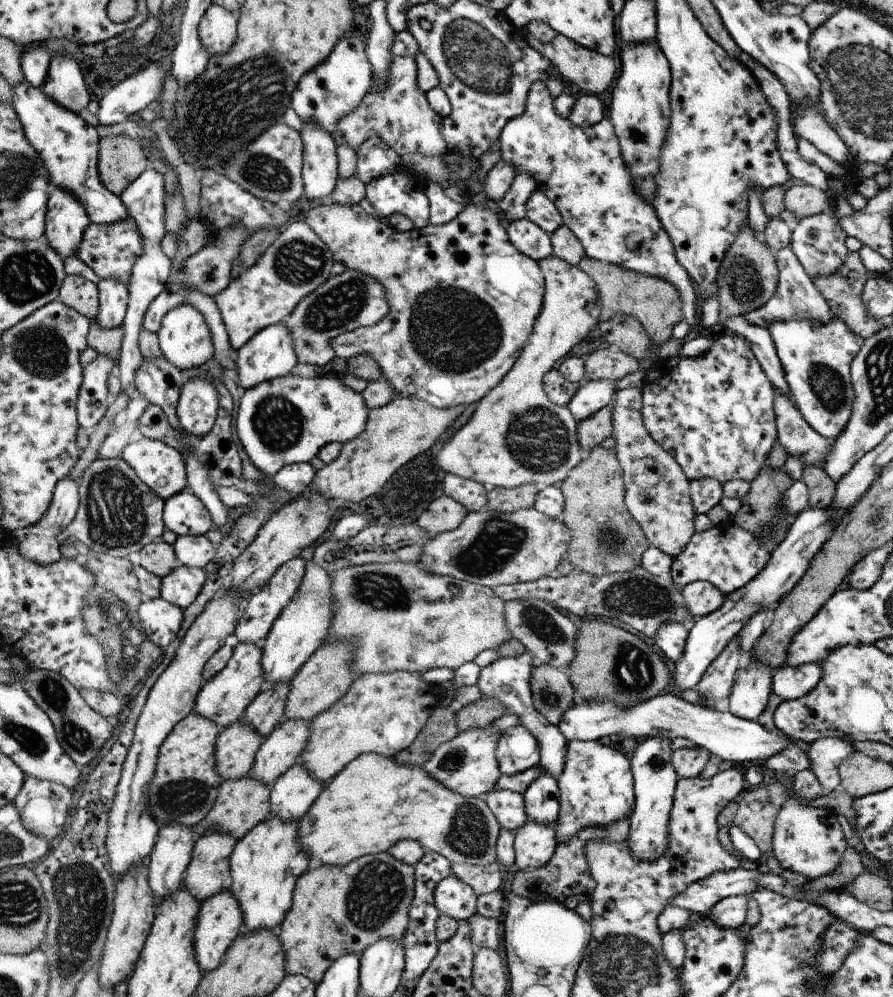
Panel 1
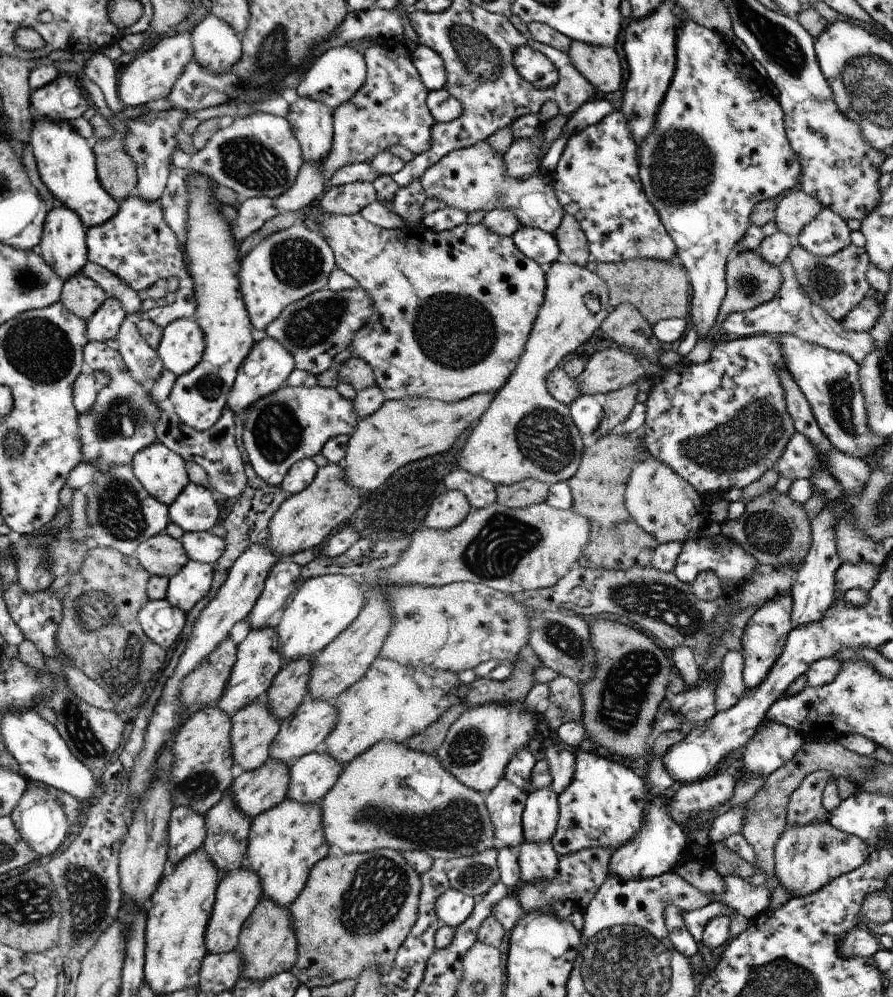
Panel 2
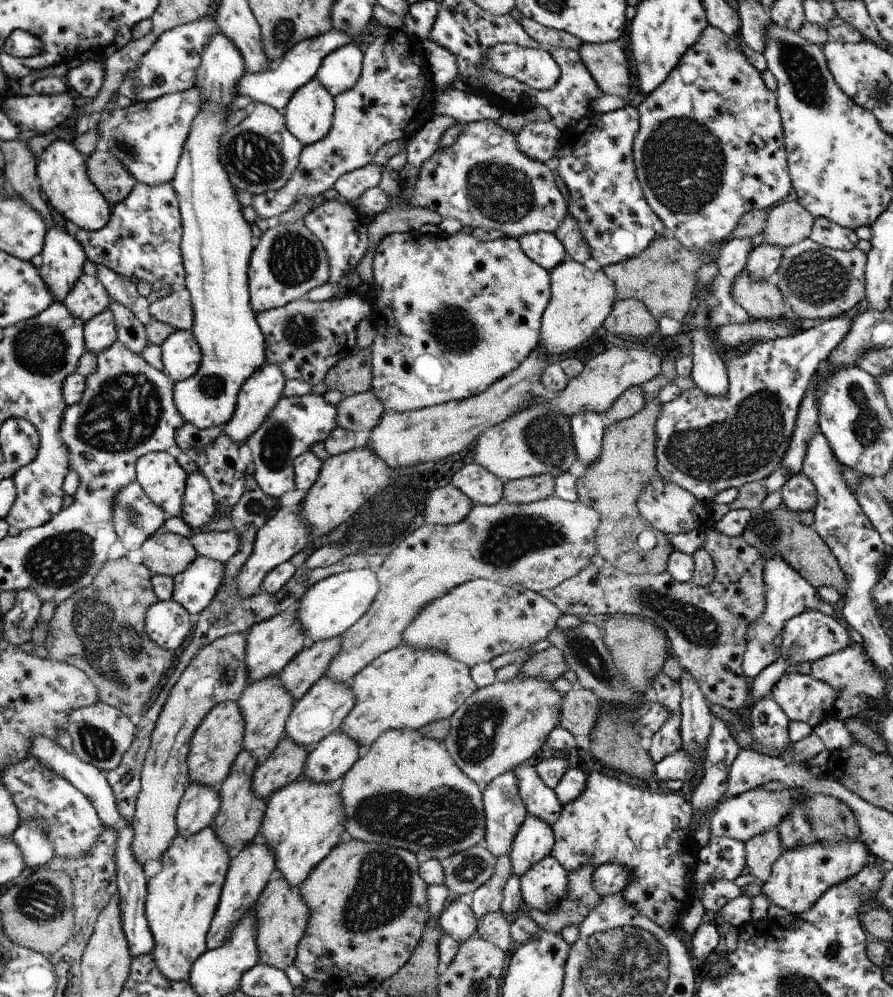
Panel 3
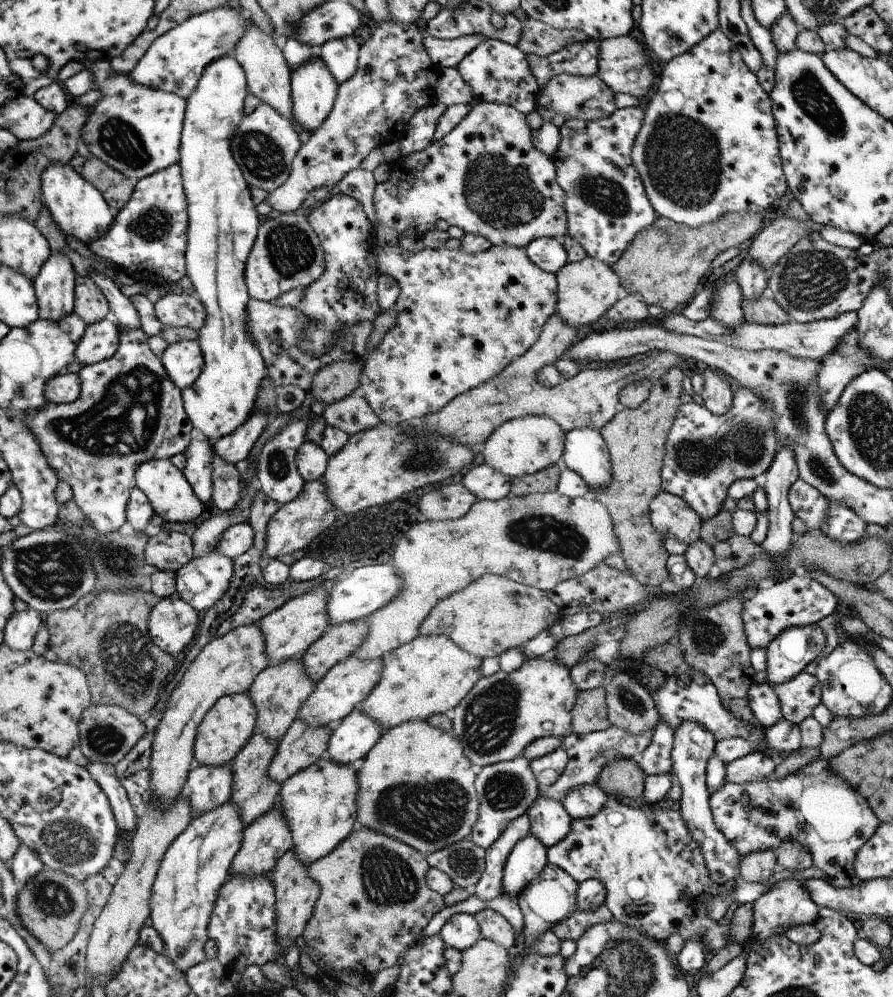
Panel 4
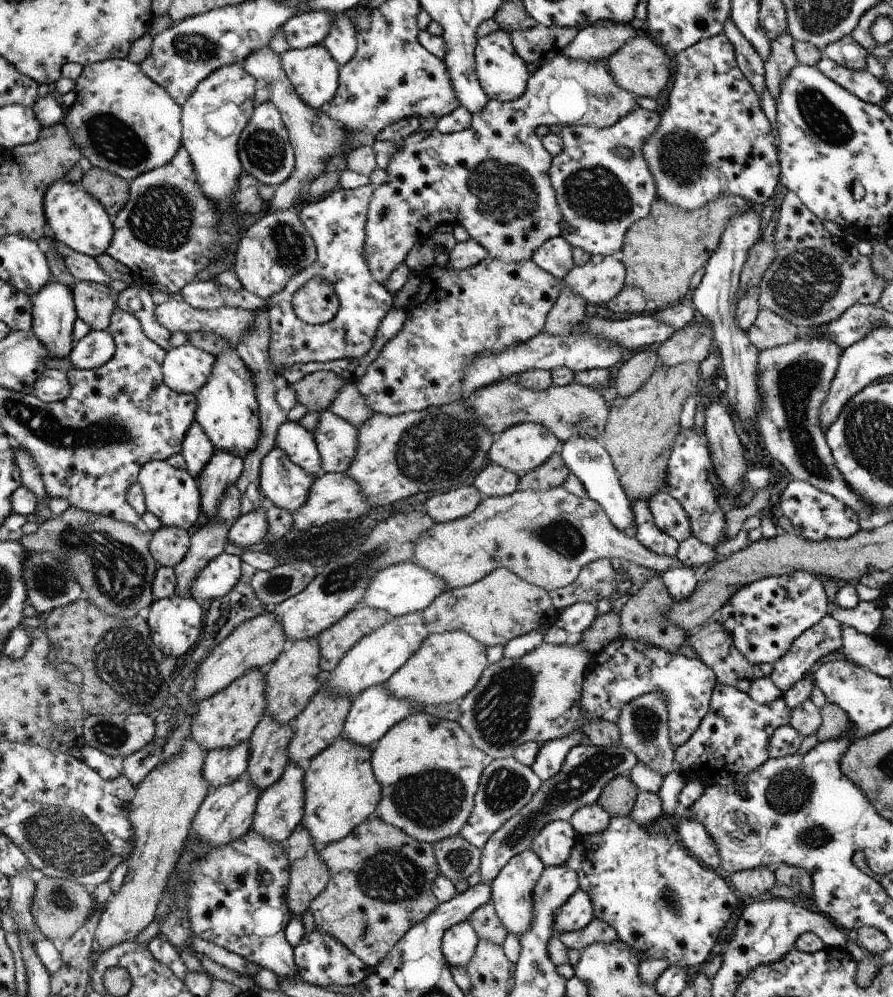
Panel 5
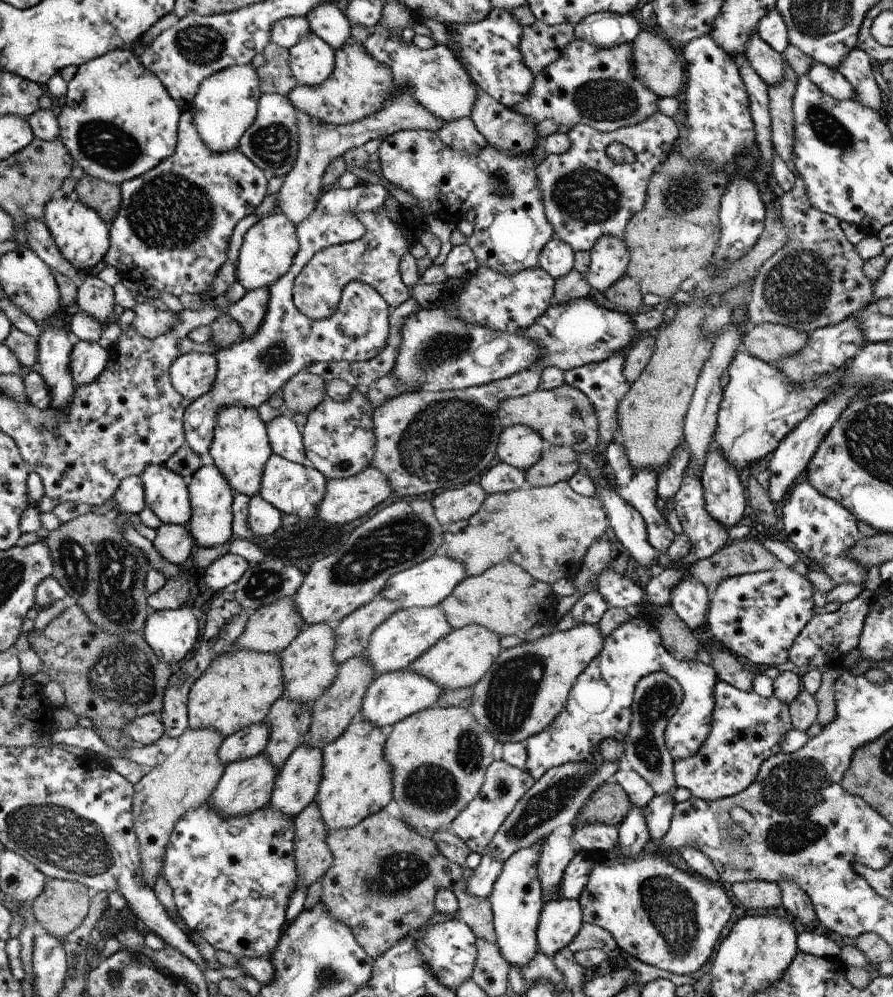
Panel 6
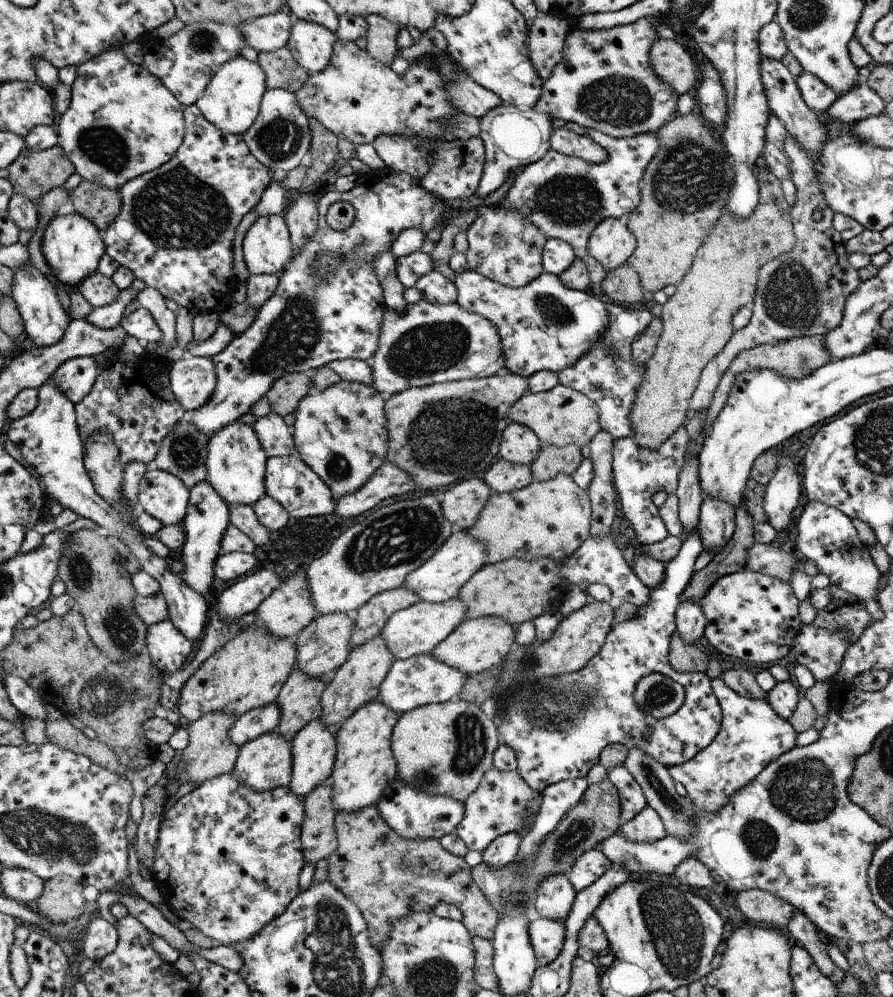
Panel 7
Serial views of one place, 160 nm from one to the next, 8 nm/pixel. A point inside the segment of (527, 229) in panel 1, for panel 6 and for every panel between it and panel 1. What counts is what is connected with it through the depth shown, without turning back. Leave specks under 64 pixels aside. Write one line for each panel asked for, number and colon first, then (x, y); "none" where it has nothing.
2: (543, 248)
3: (544, 248)
4: (549, 253)
5: (556, 256)
6: (558, 259)

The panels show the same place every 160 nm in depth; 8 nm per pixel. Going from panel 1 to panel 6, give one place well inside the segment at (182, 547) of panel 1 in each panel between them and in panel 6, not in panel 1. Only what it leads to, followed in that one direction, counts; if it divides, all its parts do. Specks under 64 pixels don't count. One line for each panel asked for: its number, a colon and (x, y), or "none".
2: (201, 546)
3: (220, 546)
4: (236, 539)
5: (250, 530)
6: (263, 519)

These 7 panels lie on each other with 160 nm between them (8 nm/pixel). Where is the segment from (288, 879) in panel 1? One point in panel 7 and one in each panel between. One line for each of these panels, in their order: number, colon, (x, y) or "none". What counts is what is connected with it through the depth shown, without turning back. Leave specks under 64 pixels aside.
2: (286, 842)
3: (303, 822)
4: (320, 804)
5: (342, 791)
6: (357, 782)
7: (365, 765)

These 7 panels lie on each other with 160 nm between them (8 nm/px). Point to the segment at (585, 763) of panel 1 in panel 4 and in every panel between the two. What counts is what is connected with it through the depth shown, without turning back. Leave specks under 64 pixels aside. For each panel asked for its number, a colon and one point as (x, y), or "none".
2: (604, 806)
3: (647, 829)
4: (654, 872)

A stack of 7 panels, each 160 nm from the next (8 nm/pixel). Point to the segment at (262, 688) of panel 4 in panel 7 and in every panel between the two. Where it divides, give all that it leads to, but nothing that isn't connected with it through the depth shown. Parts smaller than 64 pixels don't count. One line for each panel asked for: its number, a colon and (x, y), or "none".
5: (293, 679)
6: (308, 667)
7: (324, 646)

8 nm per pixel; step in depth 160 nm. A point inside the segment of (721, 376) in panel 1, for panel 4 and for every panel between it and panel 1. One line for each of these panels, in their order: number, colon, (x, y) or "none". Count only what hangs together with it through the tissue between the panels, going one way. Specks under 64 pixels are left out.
2: (720, 424)
3: (705, 444)
4: (704, 453)

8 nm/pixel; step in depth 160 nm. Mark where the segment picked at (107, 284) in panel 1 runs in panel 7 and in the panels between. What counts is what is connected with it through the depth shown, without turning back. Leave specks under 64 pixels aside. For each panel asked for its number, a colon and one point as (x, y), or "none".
2: (106, 324)
3: (100, 333)
4: (101, 340)
5: (93, 351)
6: (89, 359)
7: (75, 378)

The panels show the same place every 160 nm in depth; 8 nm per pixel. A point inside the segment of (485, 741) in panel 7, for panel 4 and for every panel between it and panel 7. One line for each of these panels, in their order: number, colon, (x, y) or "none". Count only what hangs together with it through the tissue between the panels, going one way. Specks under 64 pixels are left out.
4: (416, 784)
5: (429, 768)
6: (440, 756)

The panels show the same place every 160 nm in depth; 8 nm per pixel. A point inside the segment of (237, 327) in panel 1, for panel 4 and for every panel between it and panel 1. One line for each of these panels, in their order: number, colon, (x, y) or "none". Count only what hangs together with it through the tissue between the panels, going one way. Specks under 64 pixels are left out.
2: (289, 265)
3: (289, 261)
4: (288, 255)

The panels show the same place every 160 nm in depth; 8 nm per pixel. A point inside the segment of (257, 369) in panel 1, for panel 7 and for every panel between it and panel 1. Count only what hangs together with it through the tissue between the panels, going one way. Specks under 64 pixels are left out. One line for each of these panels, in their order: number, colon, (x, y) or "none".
2: (269, 365)
3: (258, 396)
4: (235, 449)
5: (223, 469)
6: (210, 494)
7: (208, 515)

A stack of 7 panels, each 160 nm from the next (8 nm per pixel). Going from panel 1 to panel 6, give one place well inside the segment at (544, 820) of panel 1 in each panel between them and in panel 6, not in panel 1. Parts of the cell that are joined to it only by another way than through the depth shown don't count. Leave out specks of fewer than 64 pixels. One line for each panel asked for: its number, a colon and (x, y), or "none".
2: (541, 815)
3: (536, 840)
4: (529, 858)
5: (513, 889)
6: (517, 900)

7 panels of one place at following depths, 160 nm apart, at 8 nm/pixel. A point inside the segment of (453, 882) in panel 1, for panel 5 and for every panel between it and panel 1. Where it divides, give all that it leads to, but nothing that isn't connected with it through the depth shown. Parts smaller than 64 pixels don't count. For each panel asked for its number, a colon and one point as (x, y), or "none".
2: (453, 907)
3: (457, 920)
4: (461, 931)
5: (460, 942)

